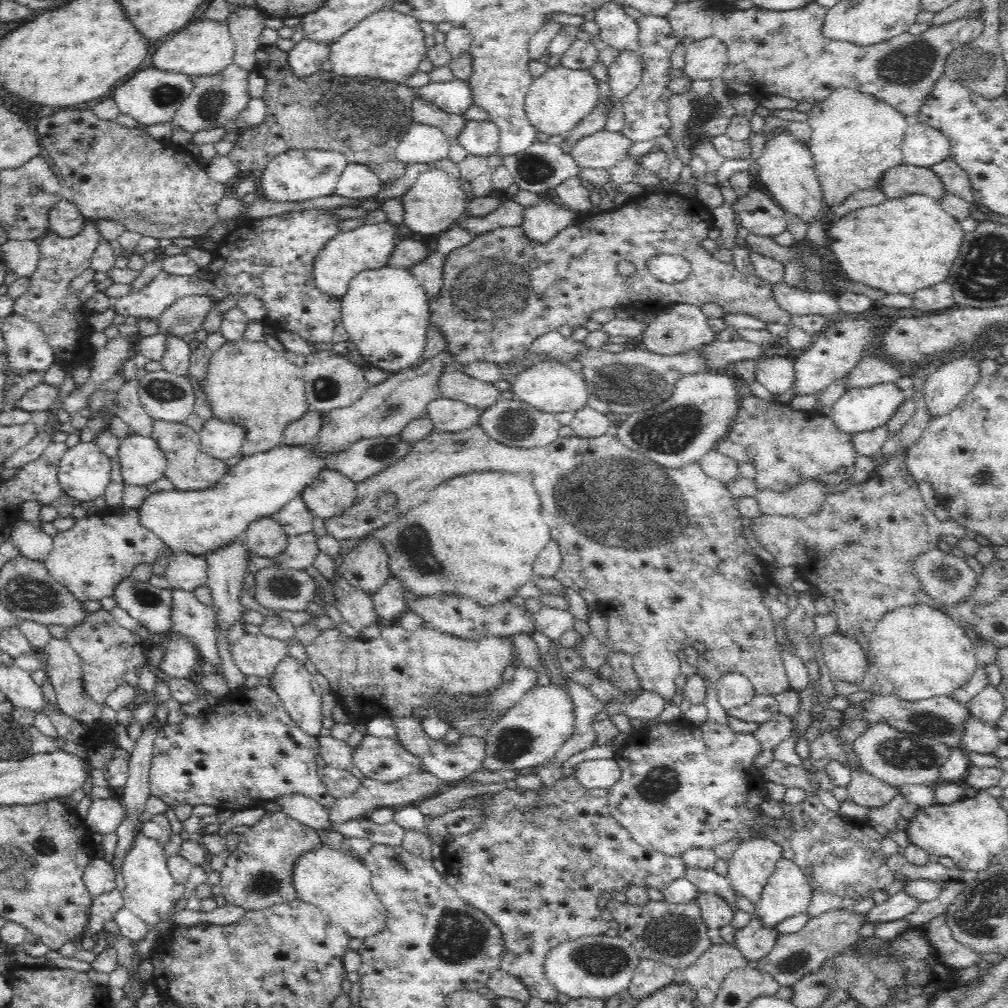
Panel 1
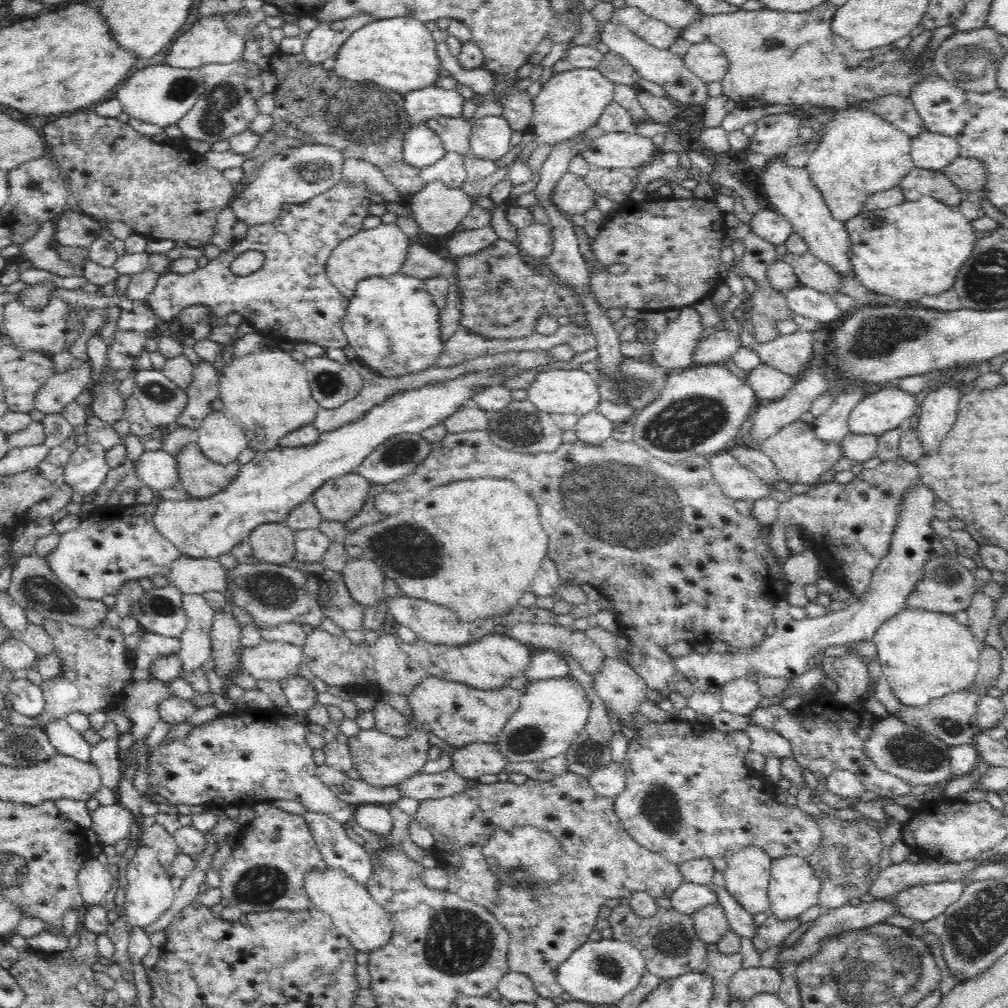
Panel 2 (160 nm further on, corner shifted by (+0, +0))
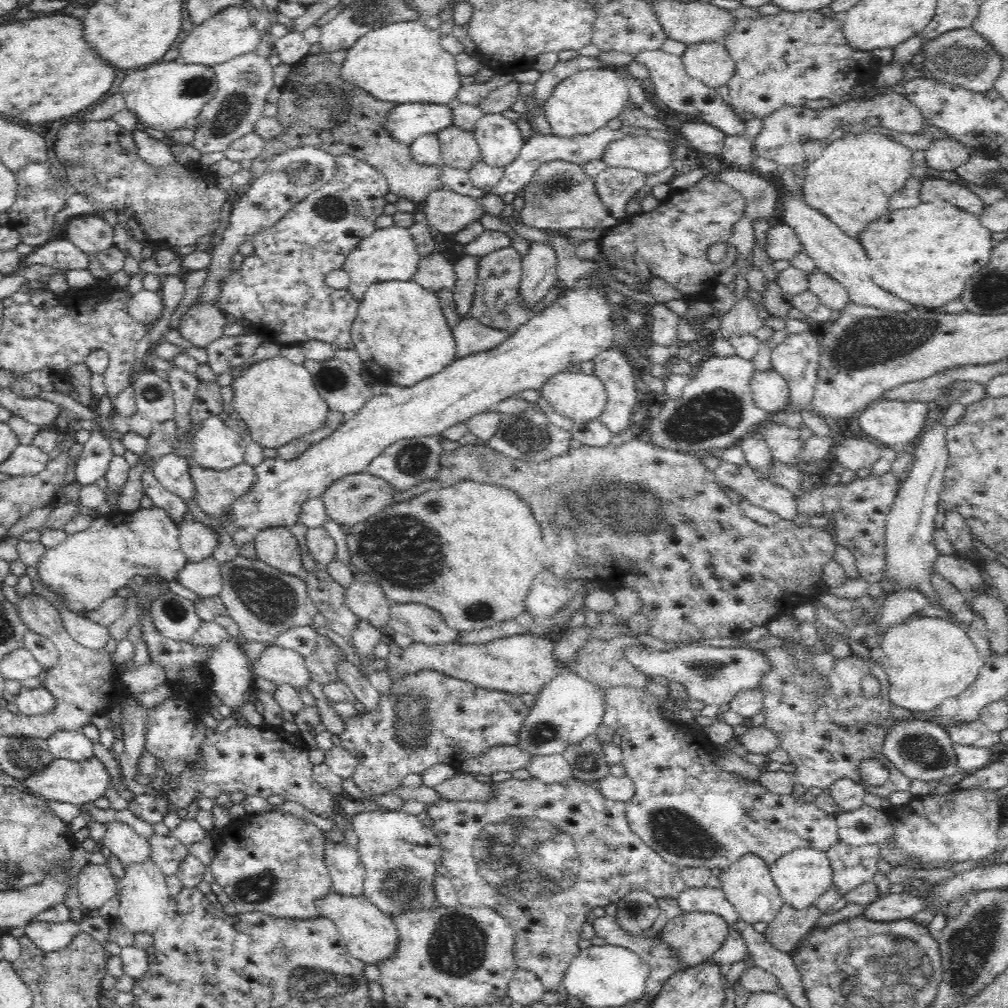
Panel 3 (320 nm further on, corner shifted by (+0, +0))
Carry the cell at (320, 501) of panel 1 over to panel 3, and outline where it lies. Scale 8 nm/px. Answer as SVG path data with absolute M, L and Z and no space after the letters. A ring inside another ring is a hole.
M366 471L358 474L347 474L335 480L326 489L326 492L323 492L321 498L330 520L352 527L354 524L362 523L389 507L392 504L395 491L395 488L386 480Z

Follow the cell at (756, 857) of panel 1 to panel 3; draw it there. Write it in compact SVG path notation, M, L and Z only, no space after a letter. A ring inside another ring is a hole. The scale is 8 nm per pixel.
M755 854L741 856L740 860L724 870L719 876L719 882L722 885L721 890L725 892L726 900L738 911L739 918L748 924L756 922L769 924L778 916L784 904L784 899L771 876L770 867L763 858Z

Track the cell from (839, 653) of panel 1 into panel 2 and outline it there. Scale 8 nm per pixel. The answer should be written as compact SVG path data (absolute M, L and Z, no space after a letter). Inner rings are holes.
M856 653L836 658L830 675L838 685L835 695L824 691L822 698L793 713L782 706L768 704L772 696L782 694L788 688L790 680L782 677L760 679L756 683L764 697L764 704L760 704L760 707L751 712L750 724L759 725L764 729L774 729L780 736L788 739L792 746L793 758L800 767L808 769L818 780L827 780L833 771L848 770L859 778L860 783L869 792L874 792L879 797L906 796L911 792L911 787L904 780L879 770L872 760L864 755L865 745L872 737L874 724L879 720L865 705L864 693L869 684L868 667L871 664L864 662L864 659Z

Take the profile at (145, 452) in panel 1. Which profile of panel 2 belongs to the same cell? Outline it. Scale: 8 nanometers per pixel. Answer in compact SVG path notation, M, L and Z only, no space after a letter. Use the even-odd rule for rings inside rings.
M162 449L144 451L135 466L142 482L155 492L159 493L160 490L168 490L180 484L176 457Z

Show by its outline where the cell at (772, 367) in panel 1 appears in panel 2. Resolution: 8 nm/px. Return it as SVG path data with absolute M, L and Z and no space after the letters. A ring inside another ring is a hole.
M765 363L748 372L747 380L757 399L764 403L782 399L796 384L789 374Z

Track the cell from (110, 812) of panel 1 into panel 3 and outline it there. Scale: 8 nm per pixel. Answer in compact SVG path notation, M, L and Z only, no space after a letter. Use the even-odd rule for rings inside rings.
M122 822L106 824L107 830L103 842L121 864L142 864L151 858L150 841L140 837L130 826Z

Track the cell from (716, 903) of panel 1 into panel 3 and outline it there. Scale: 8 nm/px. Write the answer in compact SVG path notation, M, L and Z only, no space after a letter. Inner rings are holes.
M683 912L680 916L669 919L660 931L661 941L673 950L673 956L689 968L708 961L726 940L730 927L727 922L714 912Z

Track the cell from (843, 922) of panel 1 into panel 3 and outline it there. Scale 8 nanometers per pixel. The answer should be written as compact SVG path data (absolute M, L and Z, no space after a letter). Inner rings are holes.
M910 892L888 893L878 897L868 904L864 917L878 922L890 922L893 920L910 919L926 908L924 899L919 895L914 896Z

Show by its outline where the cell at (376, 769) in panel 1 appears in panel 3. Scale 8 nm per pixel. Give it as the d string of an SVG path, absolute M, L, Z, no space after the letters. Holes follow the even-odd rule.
M424 669L392 680L390 694L381 694L379 705L373 711L366 709L344 720L346 728L339 738L341 748L358 758L359 766L353 781L368 797L399 788L404 778L412 774L422 775L436 764L447 764L457 769L462 762L480 757L490 748L516 745L528 712L530 709L524 705L520 694L488 690L435 670Z

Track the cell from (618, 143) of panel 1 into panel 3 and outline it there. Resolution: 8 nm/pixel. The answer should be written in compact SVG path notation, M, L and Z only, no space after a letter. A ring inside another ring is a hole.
M646 134L628 135L614 140L604 152L602 161L609 167L633 168L644 174L656 174L675 166L674 147L666 140Z

